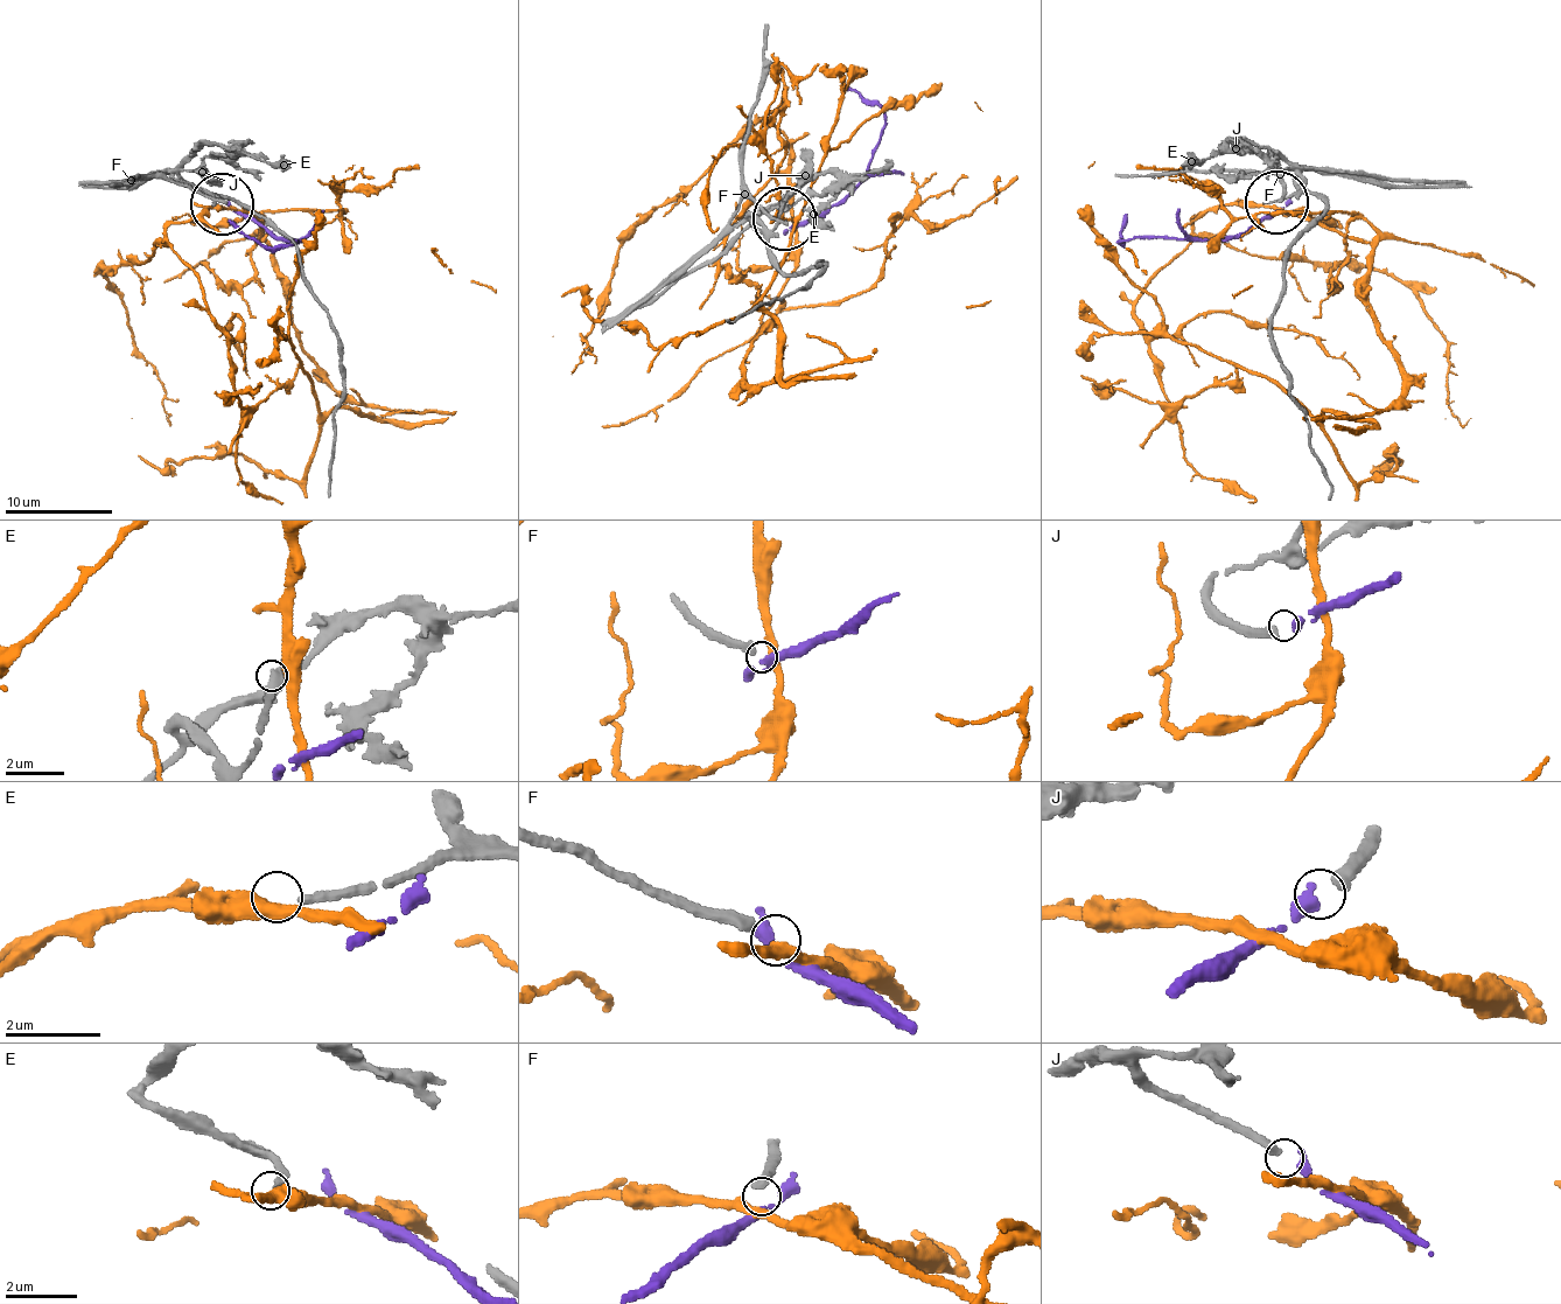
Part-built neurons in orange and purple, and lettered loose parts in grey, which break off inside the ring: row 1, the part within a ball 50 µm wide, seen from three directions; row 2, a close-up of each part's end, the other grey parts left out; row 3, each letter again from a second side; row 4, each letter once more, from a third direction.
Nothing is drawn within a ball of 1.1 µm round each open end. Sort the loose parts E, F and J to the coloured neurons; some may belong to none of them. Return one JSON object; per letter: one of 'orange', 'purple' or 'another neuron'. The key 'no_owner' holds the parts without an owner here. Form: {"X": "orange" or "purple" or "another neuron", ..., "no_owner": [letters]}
{"E": "another neuron", "F": "another neuron", "J": "purple", "no_owner": ["E", "F"]}

